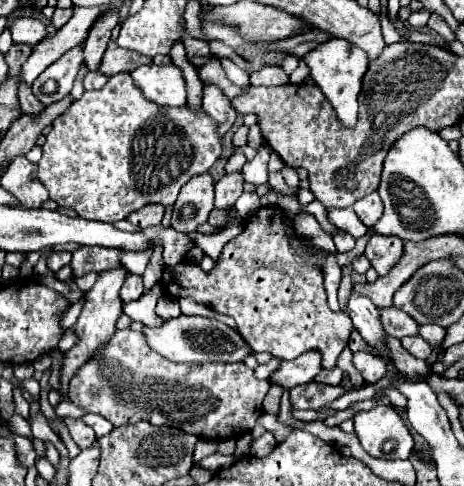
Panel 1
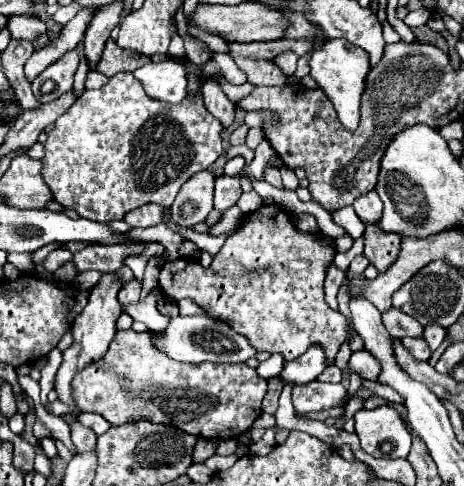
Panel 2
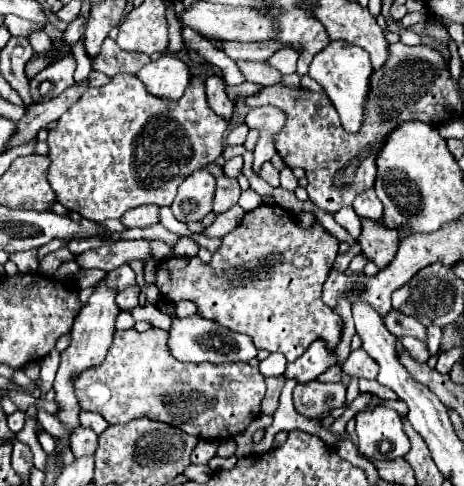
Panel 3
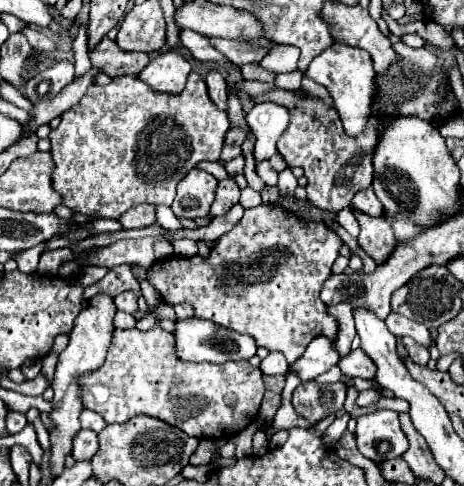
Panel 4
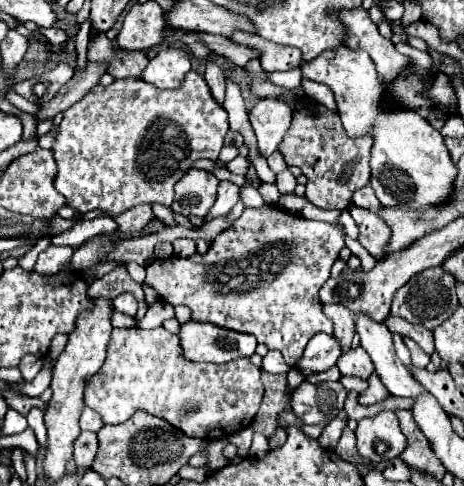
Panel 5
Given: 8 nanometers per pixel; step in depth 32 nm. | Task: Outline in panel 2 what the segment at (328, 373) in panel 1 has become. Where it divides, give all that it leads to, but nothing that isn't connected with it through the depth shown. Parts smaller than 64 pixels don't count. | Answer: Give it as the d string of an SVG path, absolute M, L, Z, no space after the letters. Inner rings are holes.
M332 364L332 366L328 366L322 372L322 376L318 376L318 380L324 380L324 382L340 382L342 380L342 370L336 364Z

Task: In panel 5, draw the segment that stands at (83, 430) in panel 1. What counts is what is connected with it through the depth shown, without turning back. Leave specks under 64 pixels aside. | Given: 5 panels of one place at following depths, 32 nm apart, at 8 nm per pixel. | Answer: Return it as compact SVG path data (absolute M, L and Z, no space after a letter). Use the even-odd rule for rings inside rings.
M82 432L74 444L74 462L80 468L92 468L98 452L98 442L94 432Z

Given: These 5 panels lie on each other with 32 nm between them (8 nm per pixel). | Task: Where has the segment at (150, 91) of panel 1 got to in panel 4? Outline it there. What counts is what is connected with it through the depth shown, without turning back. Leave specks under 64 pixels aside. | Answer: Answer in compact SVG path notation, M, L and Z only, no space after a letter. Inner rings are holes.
M162 50L140 72L140 80L158 92L180 92L190 72L190 62L178 50Z

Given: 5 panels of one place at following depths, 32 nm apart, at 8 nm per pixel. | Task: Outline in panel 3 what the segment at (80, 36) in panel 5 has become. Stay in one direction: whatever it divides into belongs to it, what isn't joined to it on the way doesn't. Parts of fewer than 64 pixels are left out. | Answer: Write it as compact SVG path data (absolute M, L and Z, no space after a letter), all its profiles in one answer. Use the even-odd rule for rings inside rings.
M82 35L71 49L76 60L76 70L74 73L75 83L86 80L92 71L92 61L86 53L84 40L85 36Z

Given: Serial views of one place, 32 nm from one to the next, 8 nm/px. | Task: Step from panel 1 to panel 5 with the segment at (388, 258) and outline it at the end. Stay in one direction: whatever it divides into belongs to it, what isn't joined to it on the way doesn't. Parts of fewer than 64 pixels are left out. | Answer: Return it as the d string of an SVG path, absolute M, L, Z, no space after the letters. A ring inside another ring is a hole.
M350 204L348 206L348 212L350 216L354 218L354 222L358 224L360 228L360 236L358 236L358 242L376 258L382 258L382 250L384 250L384 244L388 242L388 226L384 226L384 220L380 220L374 212L366 210L366 208L360 208L356 204Z

